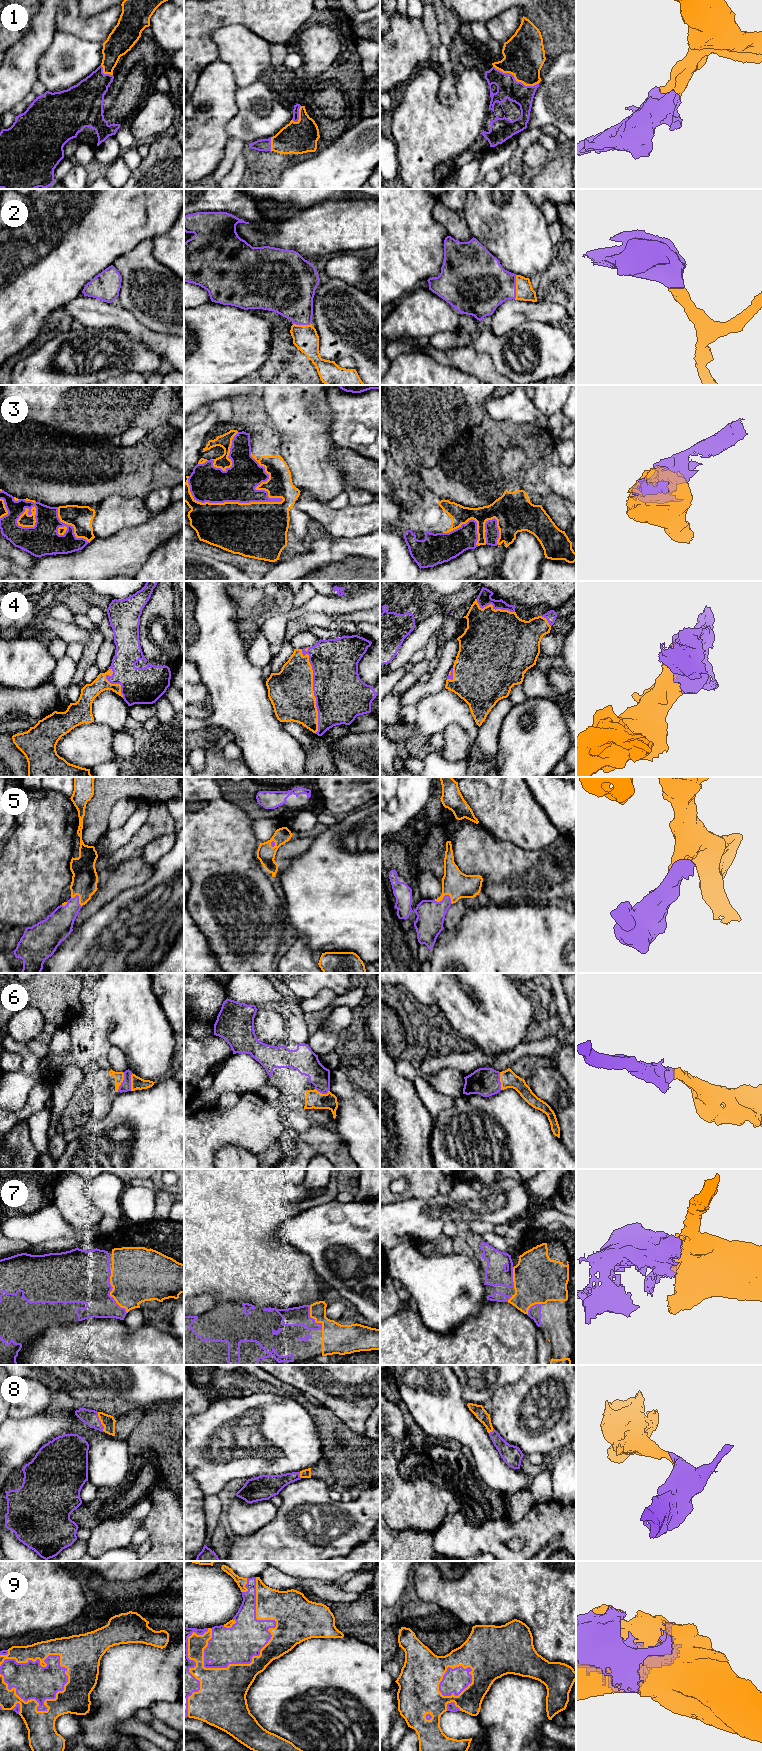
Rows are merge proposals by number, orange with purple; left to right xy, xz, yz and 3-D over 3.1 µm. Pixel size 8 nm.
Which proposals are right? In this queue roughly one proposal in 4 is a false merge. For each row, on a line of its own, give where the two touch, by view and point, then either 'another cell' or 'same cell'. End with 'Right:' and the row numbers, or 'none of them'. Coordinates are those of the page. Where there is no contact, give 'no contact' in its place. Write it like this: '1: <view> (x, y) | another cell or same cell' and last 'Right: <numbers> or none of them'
1: yz (515, 79) | same cell
2: yz (516, 287) | same cell
3: xz (229, 502) | same cell
4: xz (312, 689) | same cell
5: yz (445, 894) | same cell
6: xy (122, 1081) | same cell
7: xy (110, 1292) | same cell
8: xy (101, 1422) | same cell
9: xy (45, 1666) | same cell
Right: 1, 2, 3, 4, 5, 6, 7, 8, 9

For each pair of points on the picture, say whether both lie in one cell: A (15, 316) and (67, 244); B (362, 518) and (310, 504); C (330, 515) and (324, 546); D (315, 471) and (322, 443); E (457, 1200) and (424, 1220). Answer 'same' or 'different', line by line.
A: same
B: same
C: different
D: same
E: same

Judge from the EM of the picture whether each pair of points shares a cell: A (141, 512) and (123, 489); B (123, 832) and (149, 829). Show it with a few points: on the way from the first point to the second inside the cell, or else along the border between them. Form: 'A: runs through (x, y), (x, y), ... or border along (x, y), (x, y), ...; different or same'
A: border along (106, 498), (121, 495), (143, 499); different
B: border along (149, 809), (145, 823), (122, 847); different

